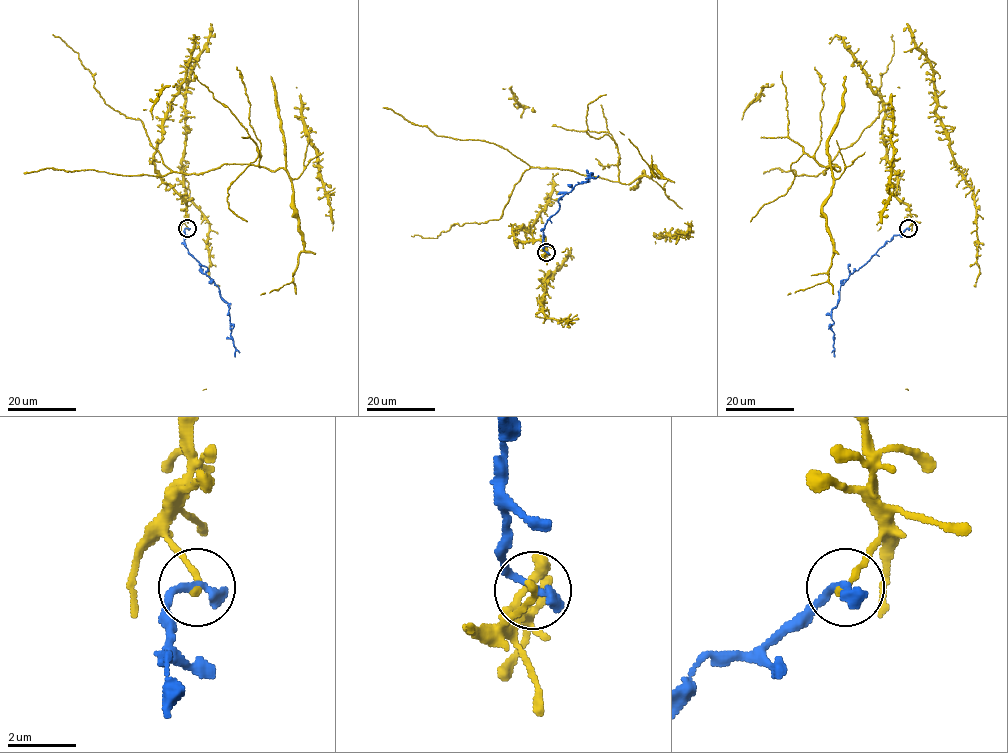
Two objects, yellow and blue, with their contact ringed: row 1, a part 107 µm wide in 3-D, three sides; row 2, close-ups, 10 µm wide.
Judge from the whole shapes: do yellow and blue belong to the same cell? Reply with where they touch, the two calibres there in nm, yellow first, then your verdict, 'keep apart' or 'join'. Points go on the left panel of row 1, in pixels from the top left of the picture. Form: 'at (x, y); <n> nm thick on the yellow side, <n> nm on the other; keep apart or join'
at (187, 228); 220 nm thick on the yellow side, 320 nm on the other; keep apart

